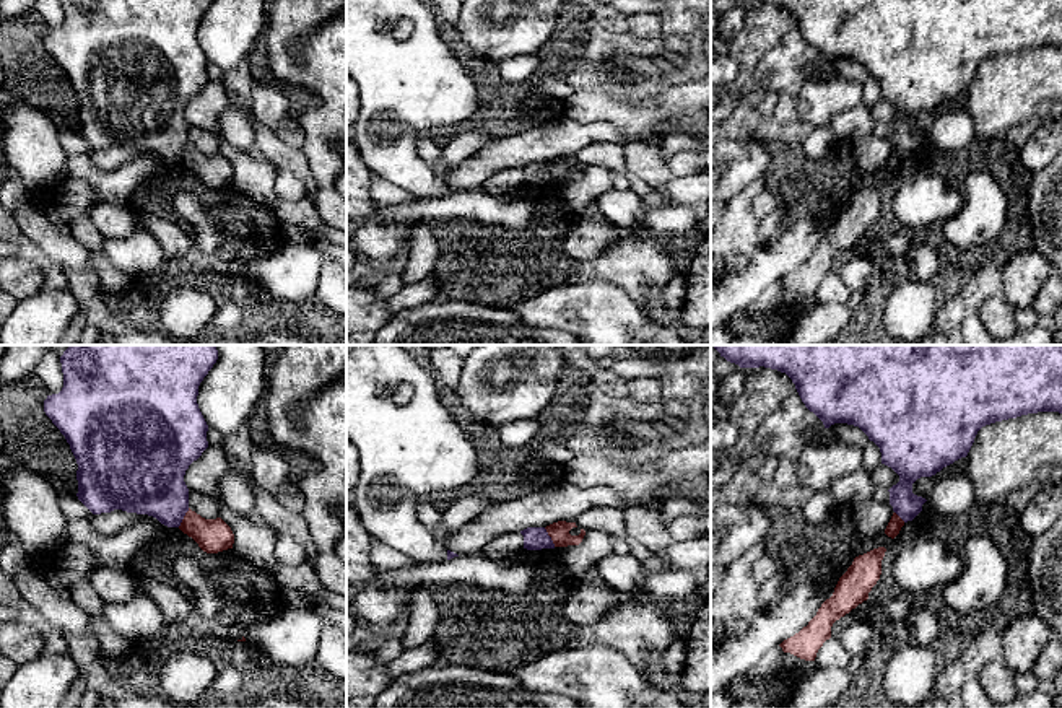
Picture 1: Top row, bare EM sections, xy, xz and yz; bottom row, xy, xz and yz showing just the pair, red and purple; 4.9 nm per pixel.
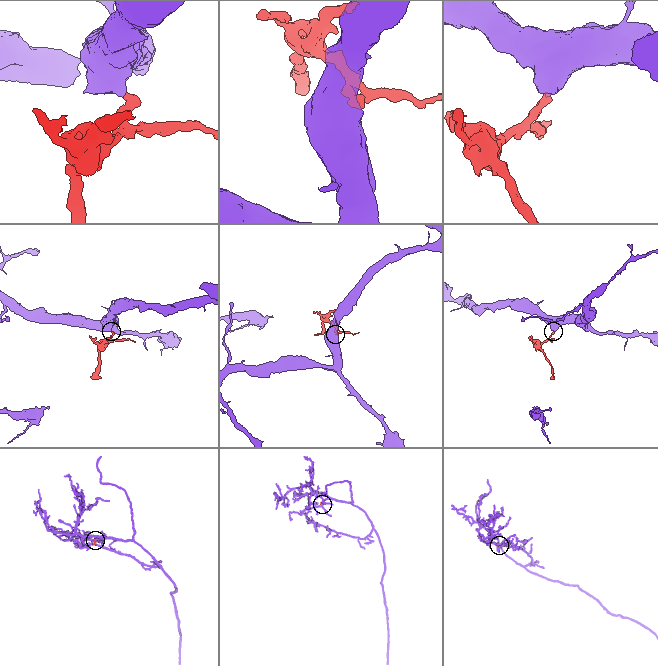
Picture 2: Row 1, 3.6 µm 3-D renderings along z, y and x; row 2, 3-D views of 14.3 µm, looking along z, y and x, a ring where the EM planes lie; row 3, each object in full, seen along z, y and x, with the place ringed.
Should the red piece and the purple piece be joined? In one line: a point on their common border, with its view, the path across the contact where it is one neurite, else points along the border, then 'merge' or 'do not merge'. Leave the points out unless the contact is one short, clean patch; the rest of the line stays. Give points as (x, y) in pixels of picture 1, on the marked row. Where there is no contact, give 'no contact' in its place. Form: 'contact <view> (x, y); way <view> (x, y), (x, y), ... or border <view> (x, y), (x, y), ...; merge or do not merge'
contact xy (184, 518); border xy (189, 508), (178, 526); do not merge

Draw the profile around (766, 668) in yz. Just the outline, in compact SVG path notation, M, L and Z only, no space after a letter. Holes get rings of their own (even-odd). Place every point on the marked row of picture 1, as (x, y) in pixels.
M776 646L748 674L743 675L743 680L763 680L771 677L782 654L782 648Z

